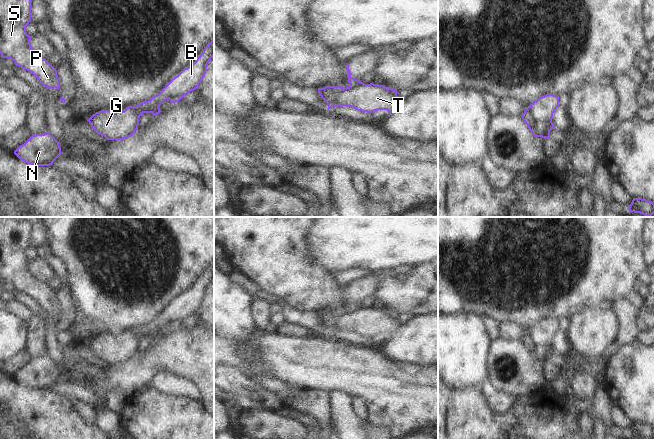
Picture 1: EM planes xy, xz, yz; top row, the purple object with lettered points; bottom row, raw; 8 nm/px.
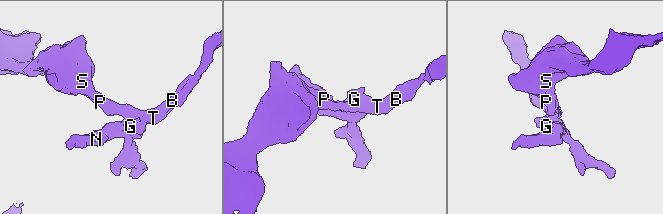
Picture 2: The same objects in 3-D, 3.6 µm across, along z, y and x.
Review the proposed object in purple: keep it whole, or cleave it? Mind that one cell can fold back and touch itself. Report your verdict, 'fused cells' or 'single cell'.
fused cells

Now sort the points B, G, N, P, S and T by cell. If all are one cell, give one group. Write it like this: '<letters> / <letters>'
B P S T / G N

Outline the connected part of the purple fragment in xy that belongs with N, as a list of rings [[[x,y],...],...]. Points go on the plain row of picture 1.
[[[48,356],[32,359],[14,378],[35,390],[50,390],[61,379],[59,366]]]

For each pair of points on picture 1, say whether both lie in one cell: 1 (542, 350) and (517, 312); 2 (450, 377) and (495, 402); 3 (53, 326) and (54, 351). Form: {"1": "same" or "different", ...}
{"1": "different", "2": "different", "3": "same"}

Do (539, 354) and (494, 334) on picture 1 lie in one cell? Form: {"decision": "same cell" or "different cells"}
{"decision": "different cells"}

